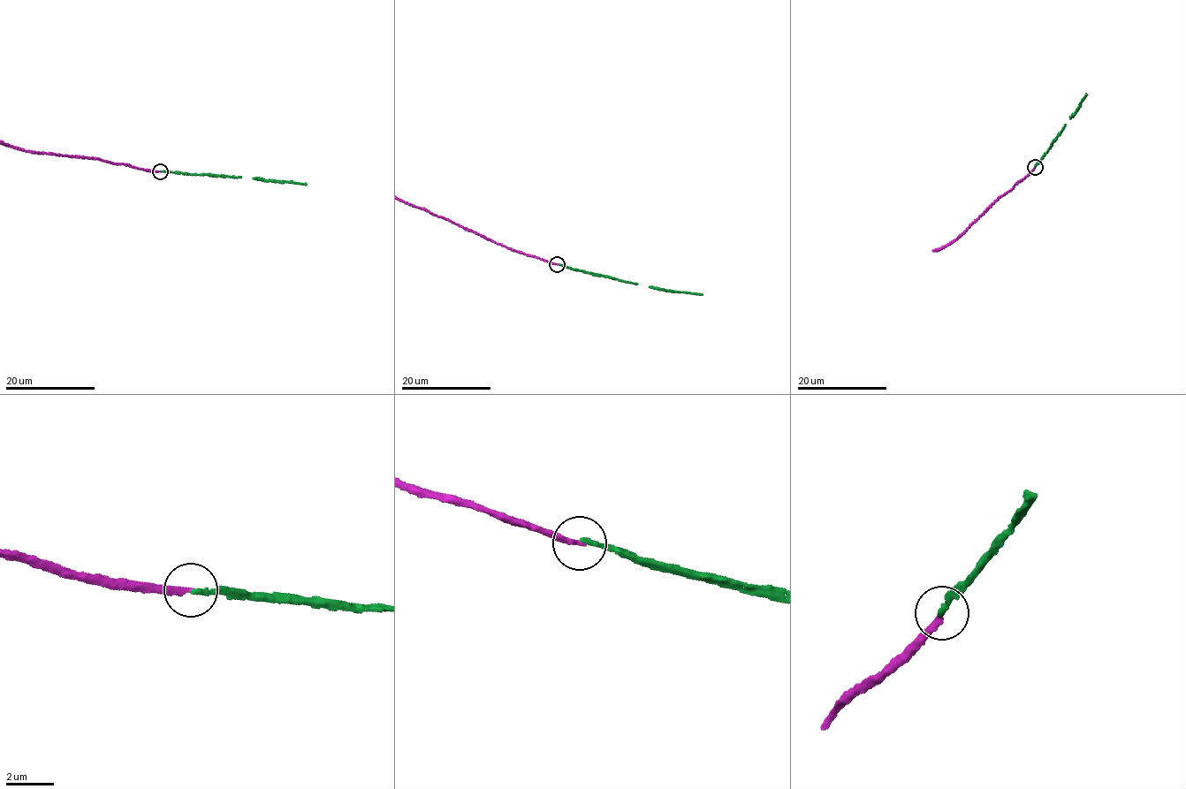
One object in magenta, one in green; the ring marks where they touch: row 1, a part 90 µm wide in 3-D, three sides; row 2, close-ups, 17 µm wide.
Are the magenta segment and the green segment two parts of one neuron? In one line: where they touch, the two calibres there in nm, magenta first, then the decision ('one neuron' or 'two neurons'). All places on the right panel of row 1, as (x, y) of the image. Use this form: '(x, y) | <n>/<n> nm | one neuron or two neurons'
(1035, 167) | 240/200 nm | two neurons

